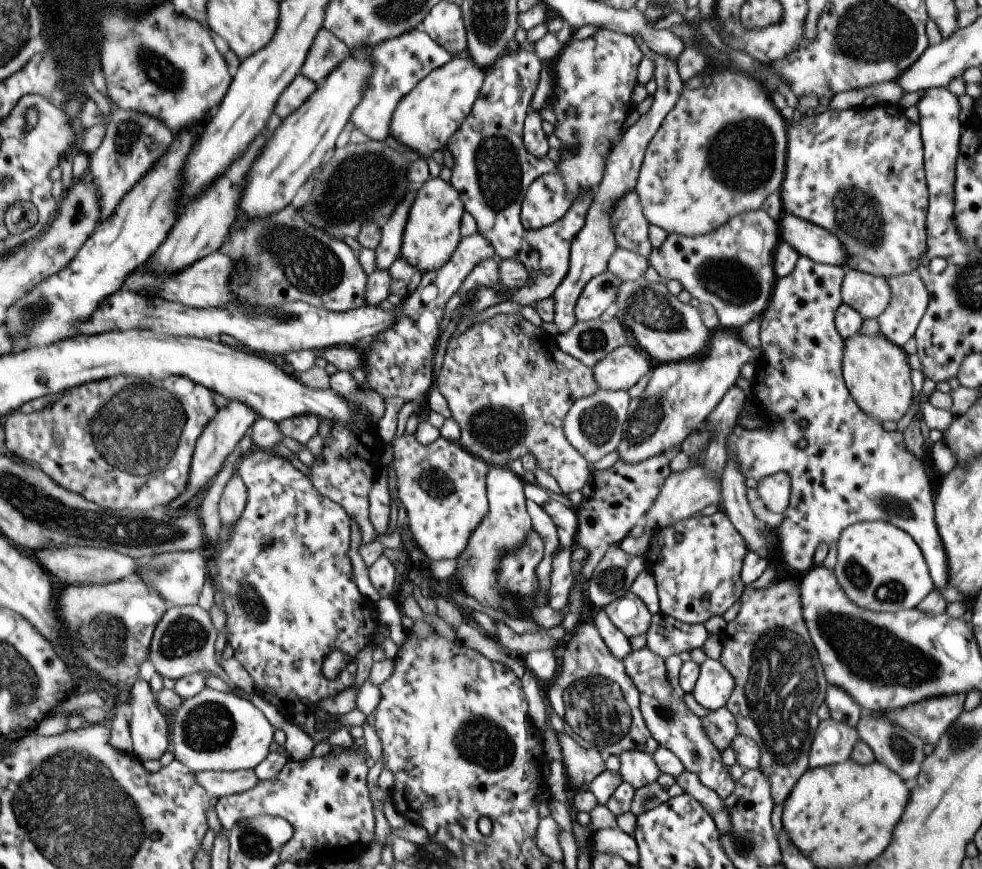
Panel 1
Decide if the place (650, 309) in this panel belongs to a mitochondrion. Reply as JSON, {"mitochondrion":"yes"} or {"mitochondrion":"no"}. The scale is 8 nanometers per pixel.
{"mitochondrion":"yes"}

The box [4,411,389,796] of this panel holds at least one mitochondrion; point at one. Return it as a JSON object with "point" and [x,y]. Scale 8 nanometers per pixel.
{"point":[119,529]}

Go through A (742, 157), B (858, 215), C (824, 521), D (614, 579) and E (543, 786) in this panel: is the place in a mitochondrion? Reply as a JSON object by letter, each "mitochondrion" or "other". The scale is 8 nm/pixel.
{"A":"mitochondrion","B":"mitochondrion","C":"other","D":"mitochondrion","E":"other"}

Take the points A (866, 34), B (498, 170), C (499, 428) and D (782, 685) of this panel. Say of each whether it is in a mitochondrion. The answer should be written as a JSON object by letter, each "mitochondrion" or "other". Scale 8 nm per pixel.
{"A":"mitochondrion","B":"mitochondrion","C":"mitochondrion","D":"mitochondrion"}

